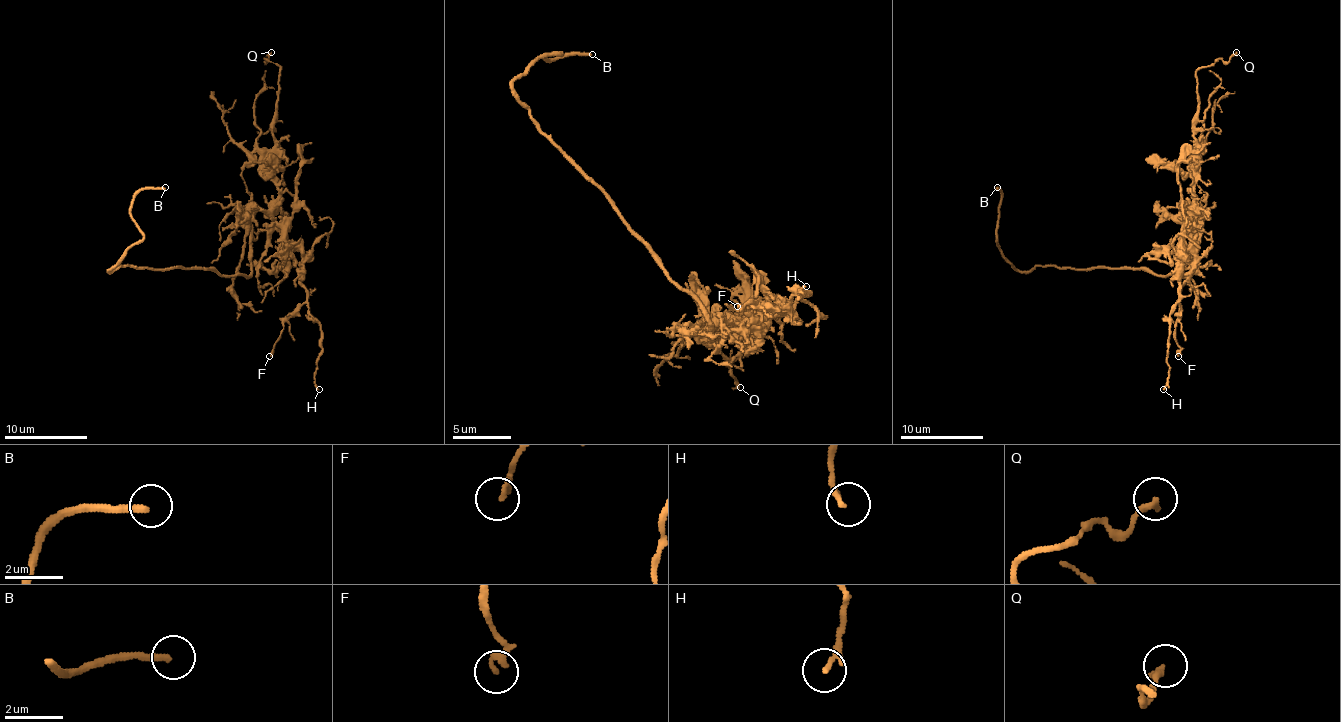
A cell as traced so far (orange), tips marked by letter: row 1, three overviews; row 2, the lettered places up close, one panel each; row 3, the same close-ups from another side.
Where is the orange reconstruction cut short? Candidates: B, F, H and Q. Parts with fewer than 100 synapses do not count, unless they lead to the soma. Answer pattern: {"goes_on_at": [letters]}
{"goes_on_at": ["B"]}

